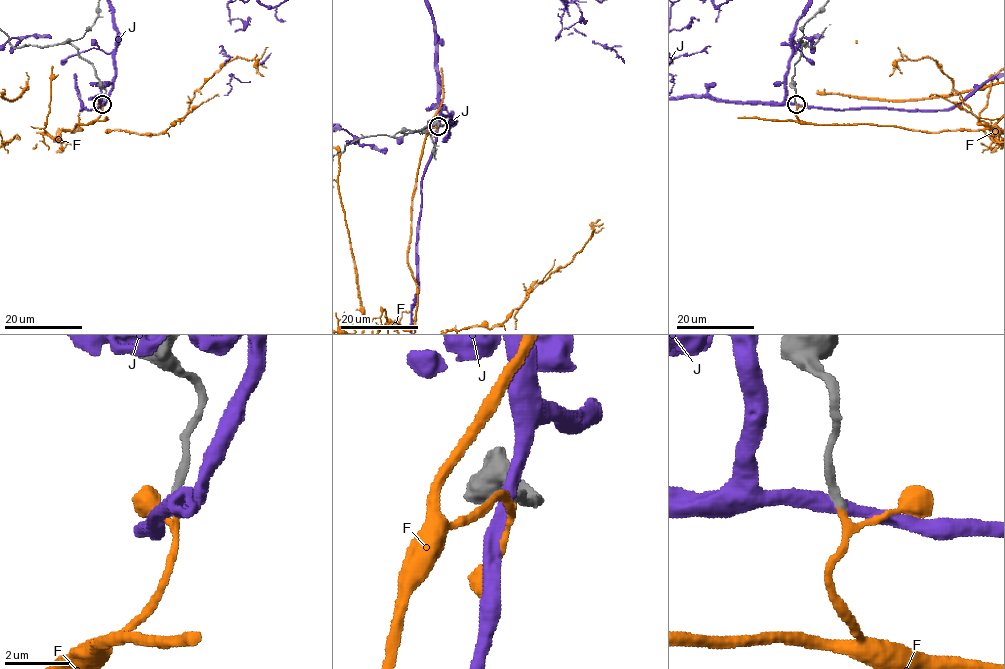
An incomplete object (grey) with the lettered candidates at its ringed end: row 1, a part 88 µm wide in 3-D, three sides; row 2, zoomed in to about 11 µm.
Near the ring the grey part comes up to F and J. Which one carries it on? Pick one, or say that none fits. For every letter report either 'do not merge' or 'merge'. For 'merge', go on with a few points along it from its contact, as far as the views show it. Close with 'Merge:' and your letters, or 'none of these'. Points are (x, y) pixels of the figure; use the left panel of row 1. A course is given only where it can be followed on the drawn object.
F: merge
J: do not merge
Merge: F

